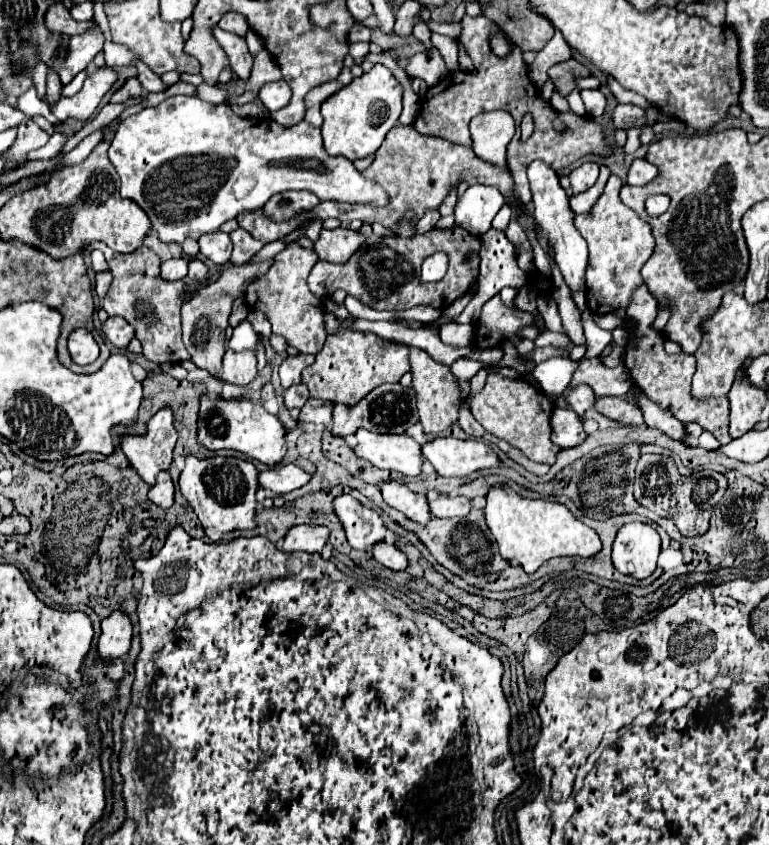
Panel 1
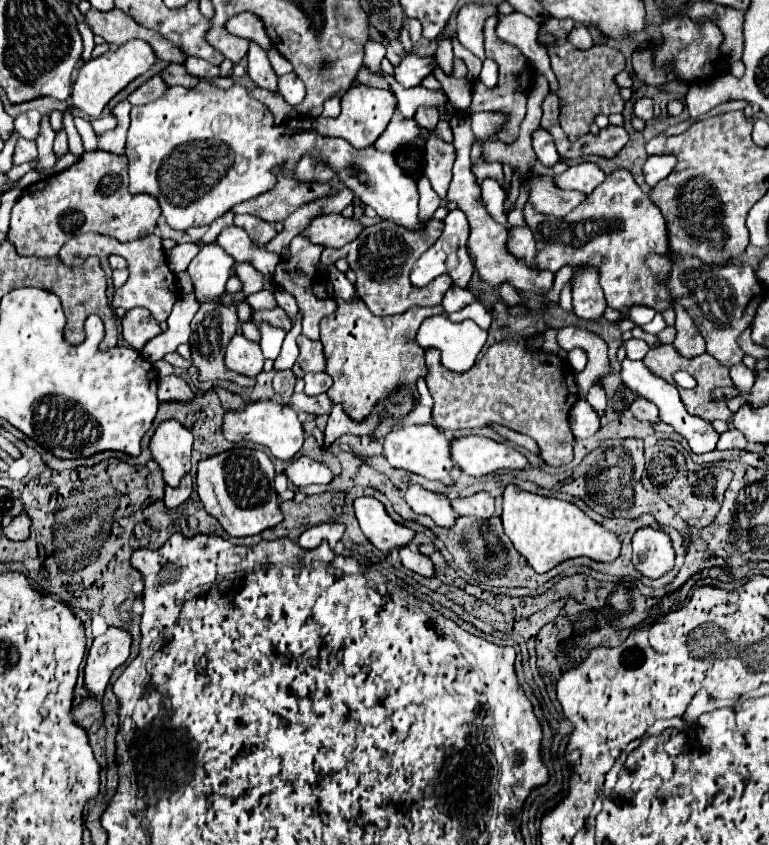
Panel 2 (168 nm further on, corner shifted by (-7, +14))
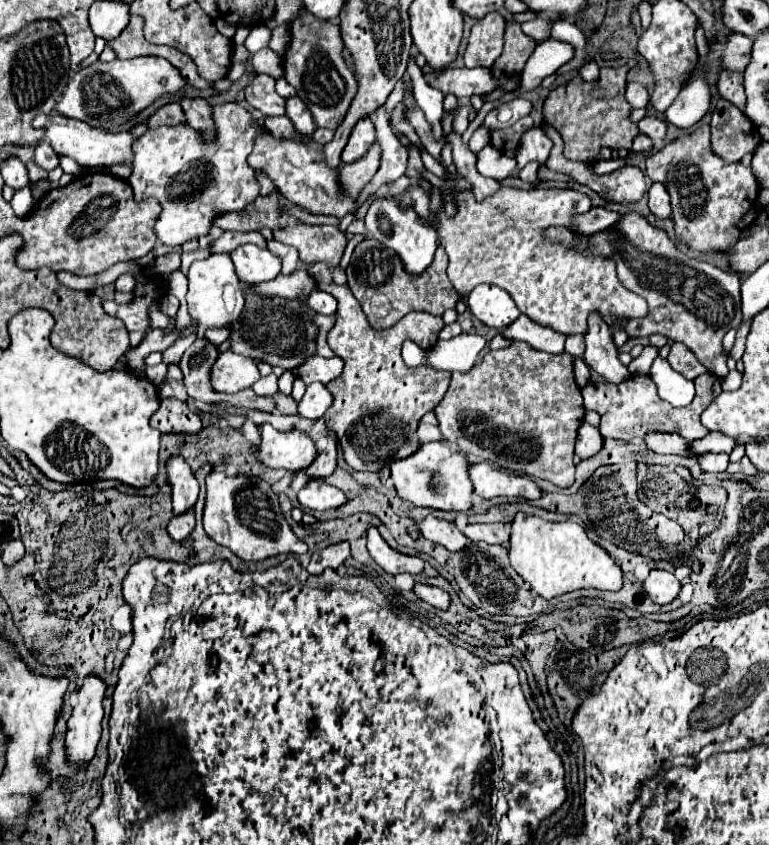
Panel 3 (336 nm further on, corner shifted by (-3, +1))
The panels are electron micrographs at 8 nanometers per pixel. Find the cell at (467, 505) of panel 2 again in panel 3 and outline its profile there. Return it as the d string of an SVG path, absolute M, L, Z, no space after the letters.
M475 523L475 525L467 525L465 527L465 537L479 543L485 541L489 545L505 545L509 543L509 525L503 523Z

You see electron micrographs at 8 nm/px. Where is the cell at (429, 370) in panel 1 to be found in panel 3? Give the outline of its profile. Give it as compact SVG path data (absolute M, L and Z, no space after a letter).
M513 341L505 349L489 351L481 363L473 365L467 373L455 373L447 395L441 405L437 405L435 415L443 437L455 443L463 453L481 457L499 469L509 469L519 475L529 475L537 479L547 479L553 485L565 489L575 481L573 451L577 441L577 429L583 423L583 397L575 383L571 353L543 353L533 349L529 343Z

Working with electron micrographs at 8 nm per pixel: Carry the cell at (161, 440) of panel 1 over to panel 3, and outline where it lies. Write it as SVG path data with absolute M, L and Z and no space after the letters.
M181 457L169 459L167 473L169 473L169 483L173 487L173 511L175 515L183 515L195 507L199 497L199 483L191 467L185 461L181 461Z

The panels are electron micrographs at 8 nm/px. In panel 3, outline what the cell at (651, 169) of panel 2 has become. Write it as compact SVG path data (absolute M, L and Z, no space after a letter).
M653 183L647 195L649 195L651 213L659 219L669 219L671 217L671 203L669 203L667 189L661 183Z

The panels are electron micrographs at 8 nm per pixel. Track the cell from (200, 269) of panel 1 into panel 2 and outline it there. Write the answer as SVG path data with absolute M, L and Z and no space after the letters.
M205 244L201 248L201 252L191 260L187 268L199 302L213 300L213 302L231 304L235 300L237 302L245 300L245 294L235 294L235 296L225 294L225 282L229 280L233 264L235 260L217 244Z

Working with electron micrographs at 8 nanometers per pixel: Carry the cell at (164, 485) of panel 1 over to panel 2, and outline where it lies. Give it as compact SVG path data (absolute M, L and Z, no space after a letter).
M189 474L181 478L181 484L179 484L177 488L167 486L167 488L165 488L165 496L163 496L165 506L167 506L167 508L177 508L177 506L181 506L181 504L189 498L191 486L193 486L193 478L191 478Z

